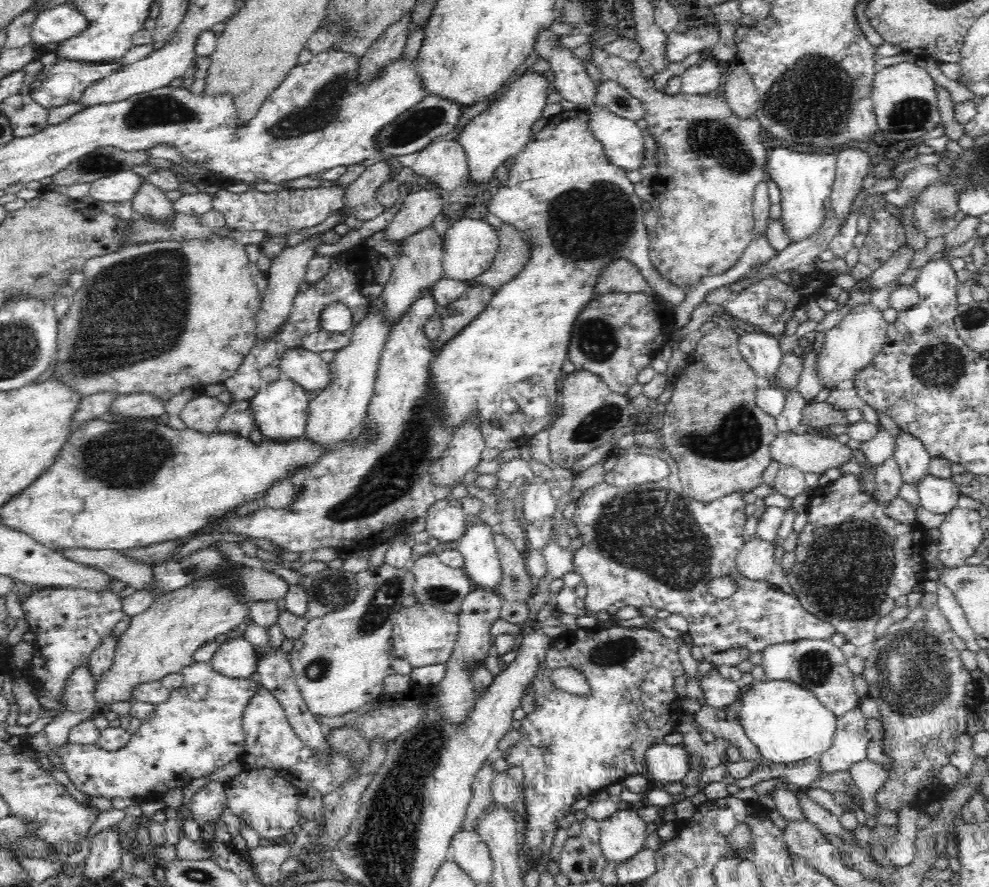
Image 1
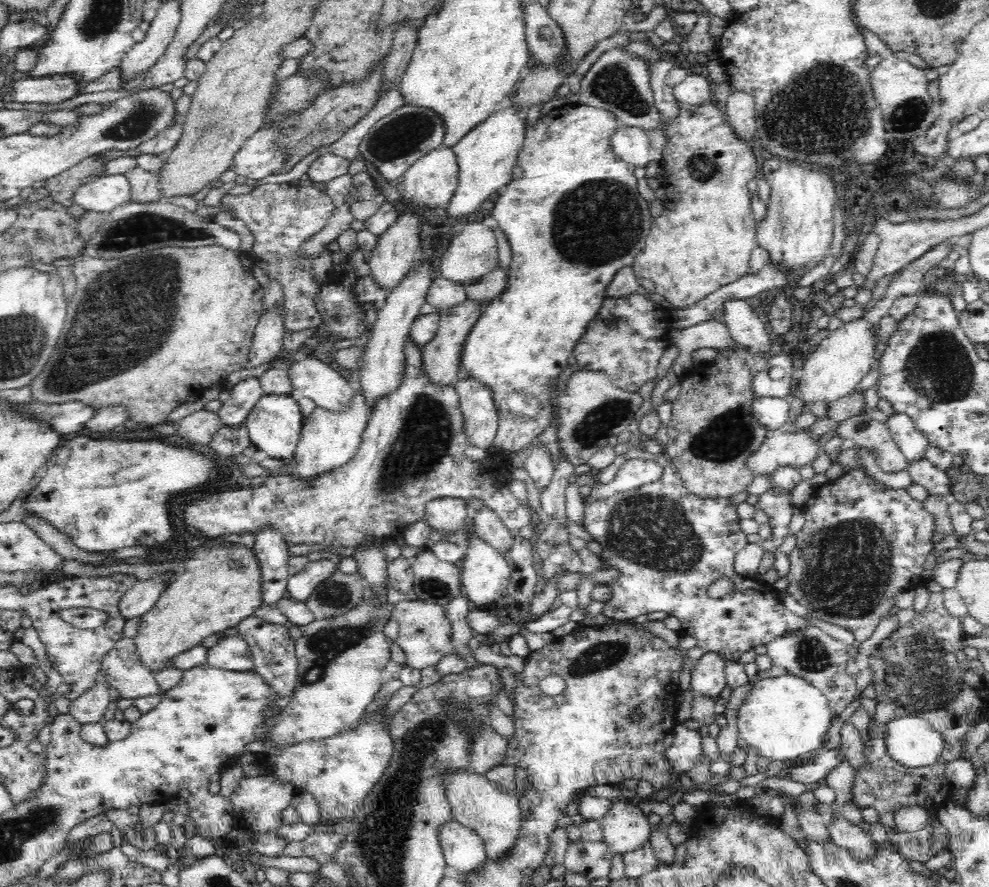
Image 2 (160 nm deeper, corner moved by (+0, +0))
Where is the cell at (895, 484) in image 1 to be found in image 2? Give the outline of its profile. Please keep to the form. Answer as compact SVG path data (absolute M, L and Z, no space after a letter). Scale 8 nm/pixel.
M863 412L844 420L837 430L842 439L853 440L858 447L872 452L880 470L886 474L899 474L909 465L892 440L887 423L872 419Z

